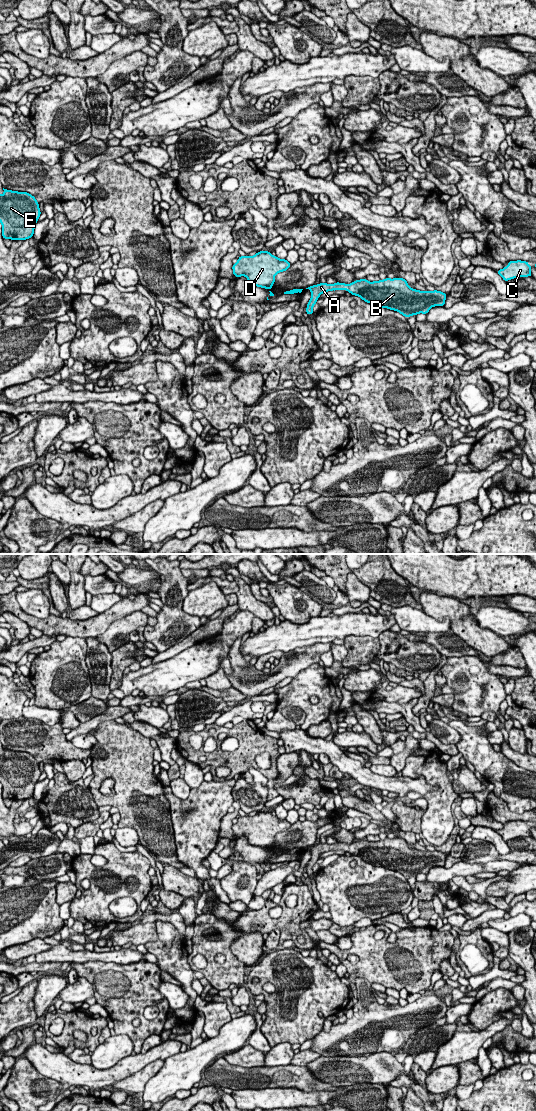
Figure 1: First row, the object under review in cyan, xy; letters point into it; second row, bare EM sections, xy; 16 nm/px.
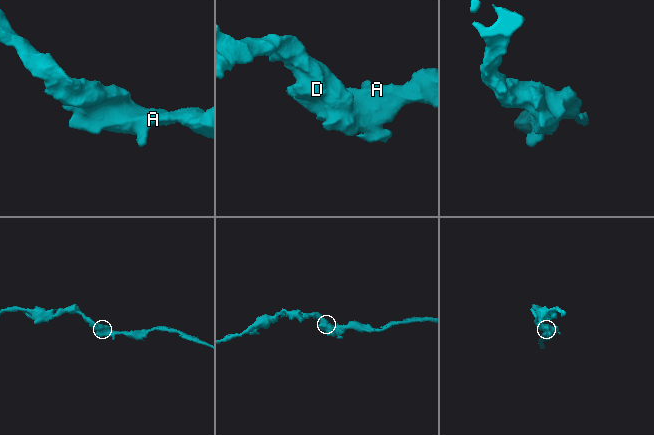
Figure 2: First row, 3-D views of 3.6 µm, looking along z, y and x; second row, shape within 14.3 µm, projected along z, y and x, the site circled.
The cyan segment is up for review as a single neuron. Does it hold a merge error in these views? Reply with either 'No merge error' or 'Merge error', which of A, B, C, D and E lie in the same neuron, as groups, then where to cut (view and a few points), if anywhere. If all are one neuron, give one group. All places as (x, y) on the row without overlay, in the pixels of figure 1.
No merge error. Groups: A B C D E. No split

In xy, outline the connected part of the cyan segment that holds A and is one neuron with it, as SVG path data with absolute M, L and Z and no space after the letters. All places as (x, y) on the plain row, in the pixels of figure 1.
M364 838L355 840L351 844L336 842L329 845L319 843L306 849L311 851L311 859L306 868L308 875L314 874L312 868L317 863L319 856L331 850L345 849L352 855L359 856L367 863L398 871L406 878L419 873L427 874L434 866L444 866L447 856L446 853L437 850L419 851L412 849L403 838L386 838L374 842L369 842Z

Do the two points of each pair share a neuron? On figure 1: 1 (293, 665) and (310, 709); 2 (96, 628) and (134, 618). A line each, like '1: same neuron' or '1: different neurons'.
1: different neurons
2: different neurons

